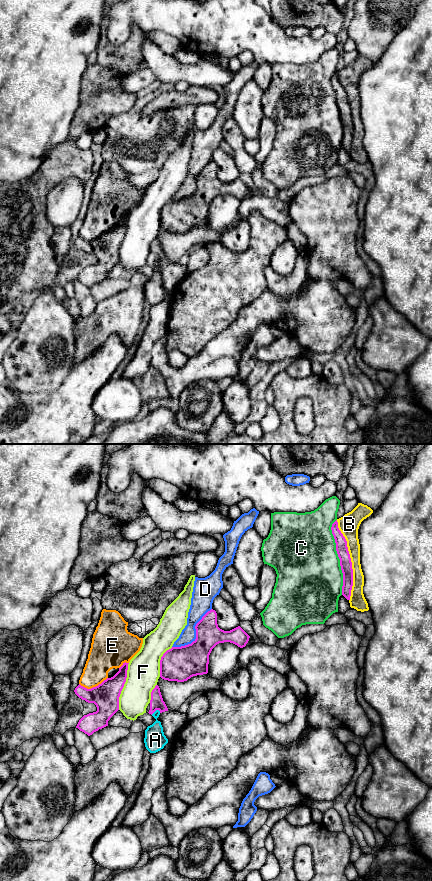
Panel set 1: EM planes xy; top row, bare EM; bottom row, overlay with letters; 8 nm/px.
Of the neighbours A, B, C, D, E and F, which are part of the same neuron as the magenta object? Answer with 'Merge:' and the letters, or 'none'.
Merge: none

